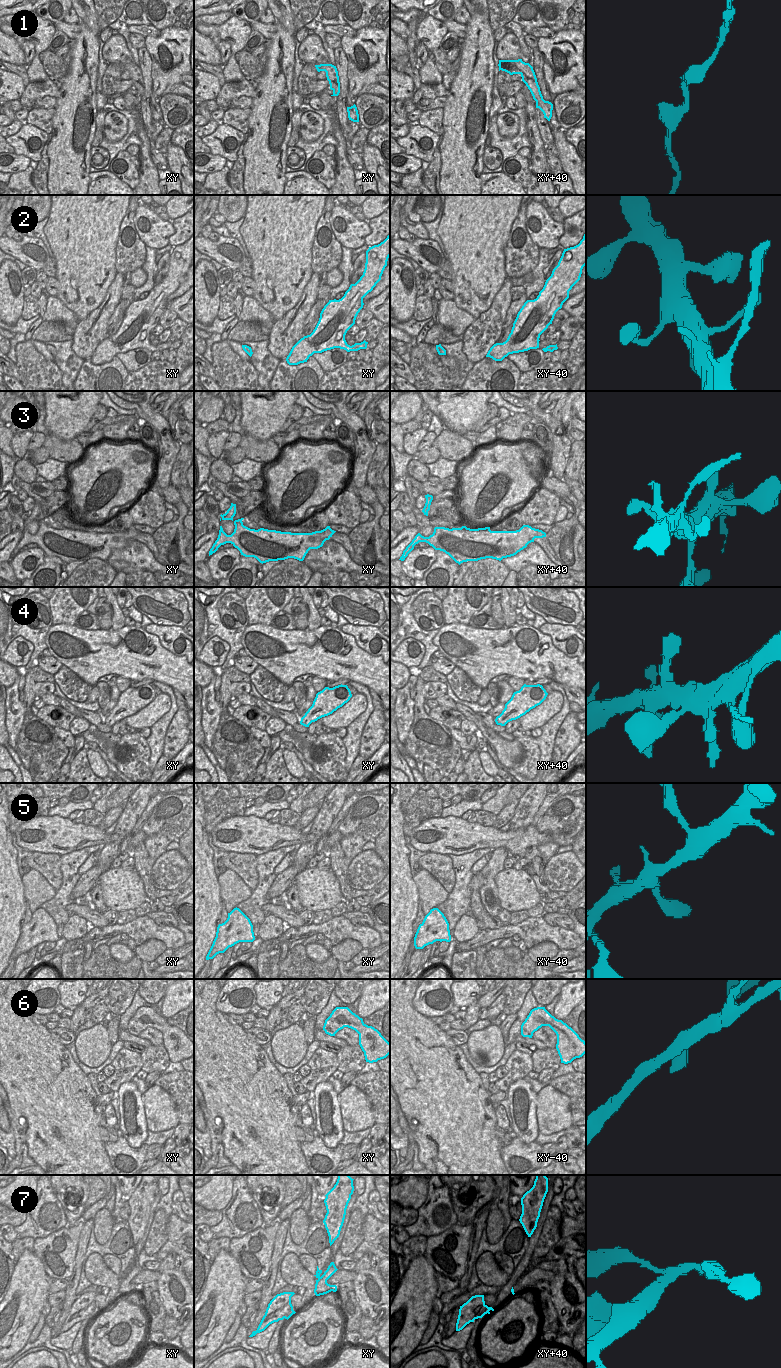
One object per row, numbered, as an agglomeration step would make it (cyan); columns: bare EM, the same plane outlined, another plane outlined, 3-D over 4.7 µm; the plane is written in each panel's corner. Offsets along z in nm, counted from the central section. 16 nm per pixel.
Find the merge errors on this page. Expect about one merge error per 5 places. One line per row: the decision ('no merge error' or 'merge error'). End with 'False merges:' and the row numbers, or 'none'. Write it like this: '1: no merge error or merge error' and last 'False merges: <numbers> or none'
1: no merge error
2: no merge error
3: no merge error
4: no merge error
5: no merge error
6: no merge error
7: no merge error
False merges: none

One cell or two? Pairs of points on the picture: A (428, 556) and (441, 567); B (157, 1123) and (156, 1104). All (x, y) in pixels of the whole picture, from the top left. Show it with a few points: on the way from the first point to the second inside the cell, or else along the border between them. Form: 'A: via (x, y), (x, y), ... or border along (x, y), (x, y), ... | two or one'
A: border along (436, 550), (435, 561), (422, 576) | two
B: via (157, 1118), (157, 1109) | one

